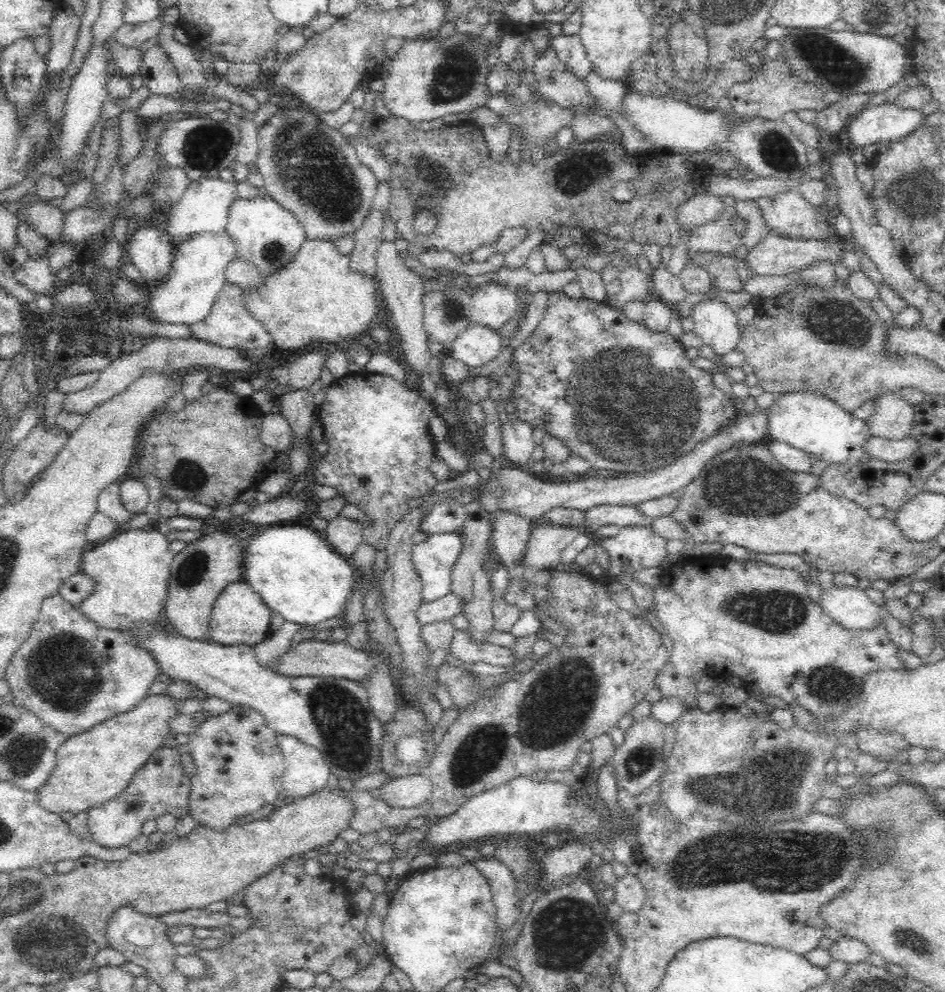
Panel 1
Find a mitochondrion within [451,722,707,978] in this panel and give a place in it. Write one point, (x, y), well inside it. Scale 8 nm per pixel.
(567, 929)

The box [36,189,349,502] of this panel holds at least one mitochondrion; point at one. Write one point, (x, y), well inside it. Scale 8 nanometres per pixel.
(185, 473)

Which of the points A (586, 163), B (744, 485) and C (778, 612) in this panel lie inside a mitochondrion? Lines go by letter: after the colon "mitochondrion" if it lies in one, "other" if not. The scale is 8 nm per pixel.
A: mitochondrion
B: mitochondrion
C: mitochondrion

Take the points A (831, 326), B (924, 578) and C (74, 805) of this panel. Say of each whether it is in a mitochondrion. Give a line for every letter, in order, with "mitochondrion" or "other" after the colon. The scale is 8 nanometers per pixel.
A: mitochondrion
B: other
C: other

